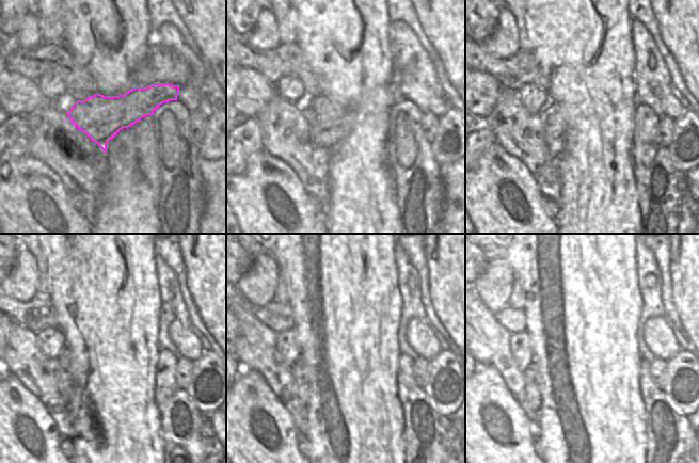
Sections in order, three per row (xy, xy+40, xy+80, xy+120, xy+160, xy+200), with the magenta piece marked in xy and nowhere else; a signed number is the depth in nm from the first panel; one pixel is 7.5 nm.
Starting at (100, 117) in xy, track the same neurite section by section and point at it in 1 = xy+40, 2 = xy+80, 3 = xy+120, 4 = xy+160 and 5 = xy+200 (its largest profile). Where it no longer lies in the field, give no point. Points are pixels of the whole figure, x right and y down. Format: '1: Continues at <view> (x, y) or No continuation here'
1: Continues at xy+40 (330, 122)
2: Continues at xy+80 (551, 115)
3: Continues at xy+120 (60, 413)
4: Continues at xy+160 (297, 408)
5: Continues at xy+200 (531, 402).

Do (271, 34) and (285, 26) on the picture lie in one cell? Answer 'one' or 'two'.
two

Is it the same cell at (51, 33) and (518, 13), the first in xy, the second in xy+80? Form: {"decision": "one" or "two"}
{"decision": "one"}

